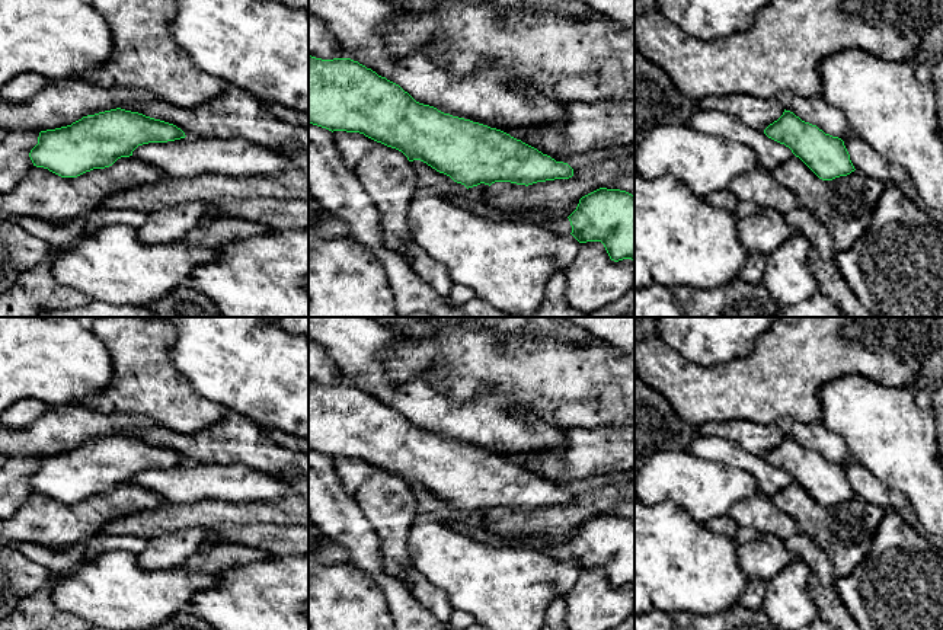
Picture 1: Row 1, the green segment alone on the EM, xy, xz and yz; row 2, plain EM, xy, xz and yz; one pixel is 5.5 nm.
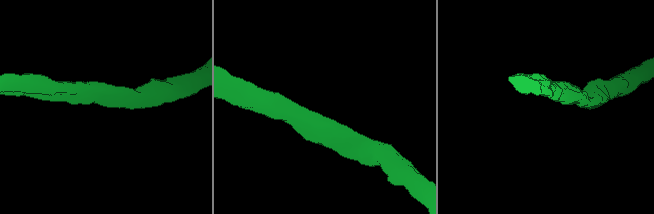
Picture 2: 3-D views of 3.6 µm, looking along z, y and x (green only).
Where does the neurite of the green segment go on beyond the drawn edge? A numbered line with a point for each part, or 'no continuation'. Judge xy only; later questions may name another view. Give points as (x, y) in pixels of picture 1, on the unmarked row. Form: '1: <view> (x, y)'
no continuation

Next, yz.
no continuation

